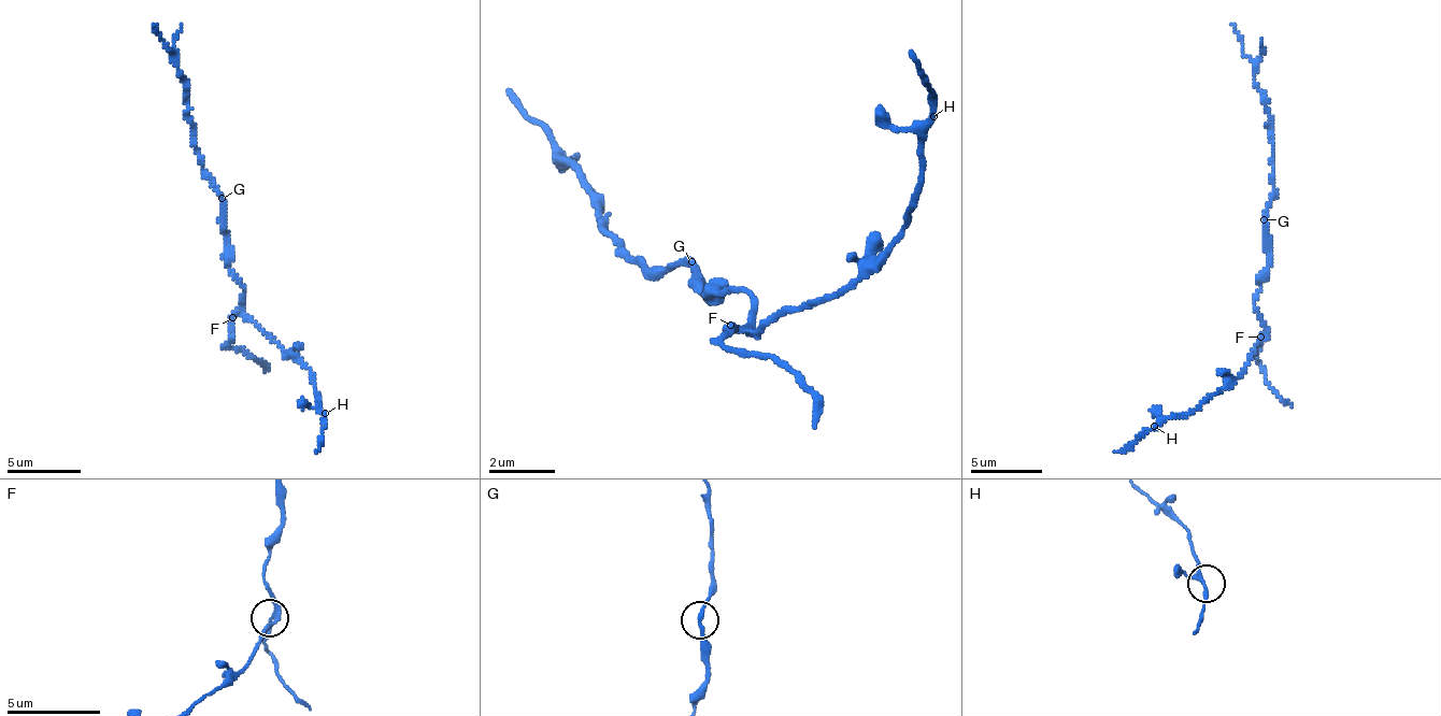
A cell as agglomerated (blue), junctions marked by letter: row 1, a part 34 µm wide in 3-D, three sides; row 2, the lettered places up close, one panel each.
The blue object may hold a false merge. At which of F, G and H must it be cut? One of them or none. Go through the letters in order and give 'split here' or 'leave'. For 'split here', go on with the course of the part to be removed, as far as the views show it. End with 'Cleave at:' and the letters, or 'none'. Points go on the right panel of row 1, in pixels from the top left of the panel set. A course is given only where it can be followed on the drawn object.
F: split here | (1260, 337), (1257, 363), (1266, 380), (1292, 407)
G: leave
H: leave
Cleave at: F

